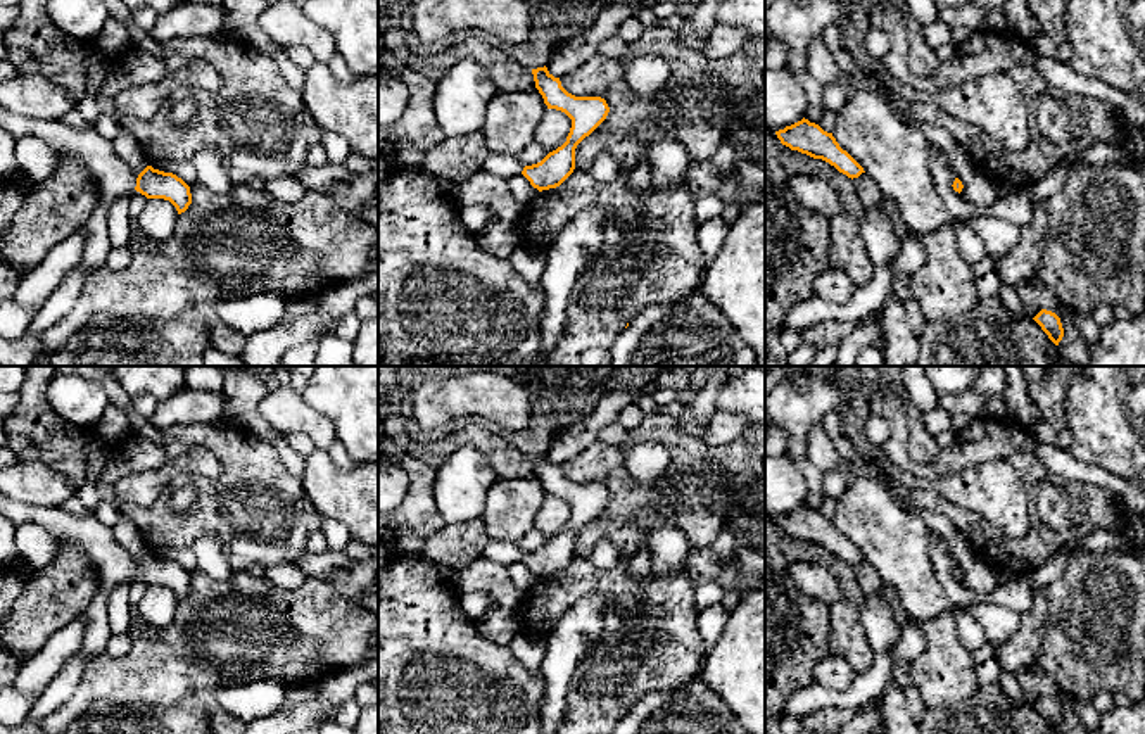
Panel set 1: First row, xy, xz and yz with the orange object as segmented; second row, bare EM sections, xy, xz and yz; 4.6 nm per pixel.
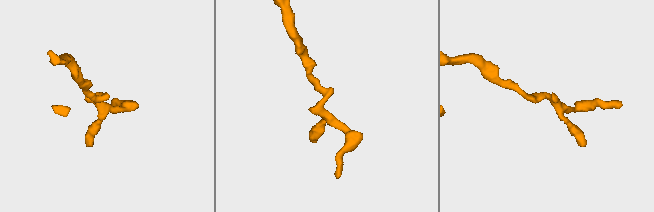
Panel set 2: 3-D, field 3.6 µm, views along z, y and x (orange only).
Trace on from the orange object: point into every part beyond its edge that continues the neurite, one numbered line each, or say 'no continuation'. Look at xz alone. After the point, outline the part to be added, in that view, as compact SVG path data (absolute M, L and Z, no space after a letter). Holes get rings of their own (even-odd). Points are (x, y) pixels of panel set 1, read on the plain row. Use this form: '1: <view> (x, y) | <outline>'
1: xz (505, 553) | M489 539L484 547L484 556L490 561L503 565L503 566L508 566L515 561L522 561L523 554L525 553L520 549L518 544L508 542L508 541Z

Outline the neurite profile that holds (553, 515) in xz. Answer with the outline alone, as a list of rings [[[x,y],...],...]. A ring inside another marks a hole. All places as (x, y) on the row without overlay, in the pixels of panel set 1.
[[[547,496],[535,515],[534,528],[547,542],[566,528],[570,515],[572,506],[565,499]]]

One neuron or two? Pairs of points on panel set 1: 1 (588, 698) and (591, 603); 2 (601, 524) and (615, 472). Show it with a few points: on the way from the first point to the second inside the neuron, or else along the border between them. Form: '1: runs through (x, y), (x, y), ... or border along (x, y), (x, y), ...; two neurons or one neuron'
1: border along (605, 615), (601, 638), (577, 667), (570, 689); two neurons
2: runs through (613, 512), (617, 508), (617, 484); one neuron

